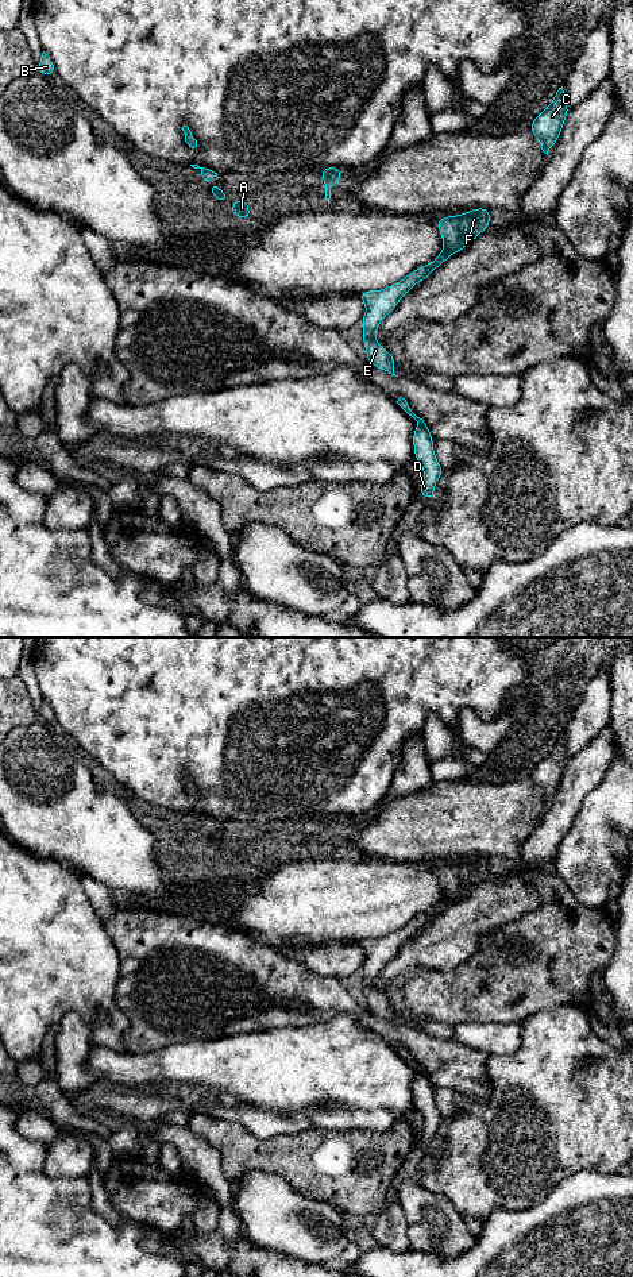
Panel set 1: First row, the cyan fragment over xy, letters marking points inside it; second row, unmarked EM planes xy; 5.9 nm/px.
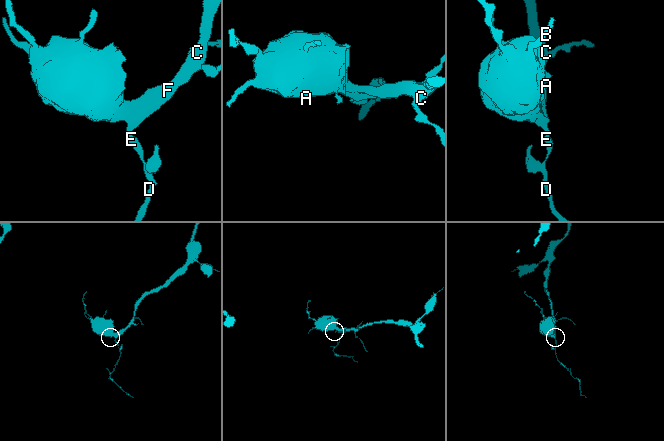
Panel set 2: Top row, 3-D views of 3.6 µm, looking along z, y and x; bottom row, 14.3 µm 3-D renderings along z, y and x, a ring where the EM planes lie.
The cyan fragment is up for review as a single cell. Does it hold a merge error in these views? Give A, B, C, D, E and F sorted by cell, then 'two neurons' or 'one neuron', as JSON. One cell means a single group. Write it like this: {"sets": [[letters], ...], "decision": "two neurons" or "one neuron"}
{"sets": [["A", "B", "C", "D", "E", "F"]], "decision": "one neuron"}

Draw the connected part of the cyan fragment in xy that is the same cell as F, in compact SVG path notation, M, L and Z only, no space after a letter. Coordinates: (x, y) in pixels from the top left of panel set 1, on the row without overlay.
M475 856L458 864L444 864L437 868L436 873L441 881L444 896L433 910L416 917L394 933L359 942L366 954L366 962L360 969L363 973L363 992L367 999L367 1010L394 1025L398 1025L394 1022L394 1004L375 987L381 969L417 930L424 929L449 904L464 898L472 887L490 875L490 857Z

